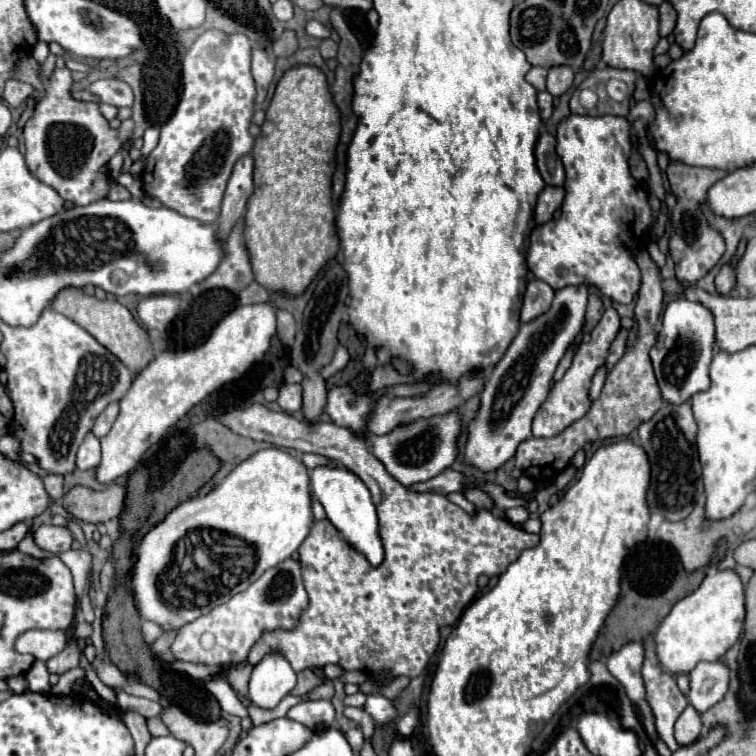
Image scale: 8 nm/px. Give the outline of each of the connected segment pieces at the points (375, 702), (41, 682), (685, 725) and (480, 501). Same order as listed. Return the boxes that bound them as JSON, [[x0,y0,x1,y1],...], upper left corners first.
[[362,695,398,725],[26,661,50,693],[674,705,704,745],[462,489,494,509]]

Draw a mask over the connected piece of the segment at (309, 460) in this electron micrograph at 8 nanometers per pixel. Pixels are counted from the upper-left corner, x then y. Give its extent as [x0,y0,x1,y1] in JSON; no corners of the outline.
[302,453,338,470]

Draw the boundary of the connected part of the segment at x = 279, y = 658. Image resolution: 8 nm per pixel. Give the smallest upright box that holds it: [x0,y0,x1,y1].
[250,651,296,709]

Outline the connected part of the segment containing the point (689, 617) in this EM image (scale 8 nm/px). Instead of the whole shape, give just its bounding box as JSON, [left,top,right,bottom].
[656,565,744,675]

